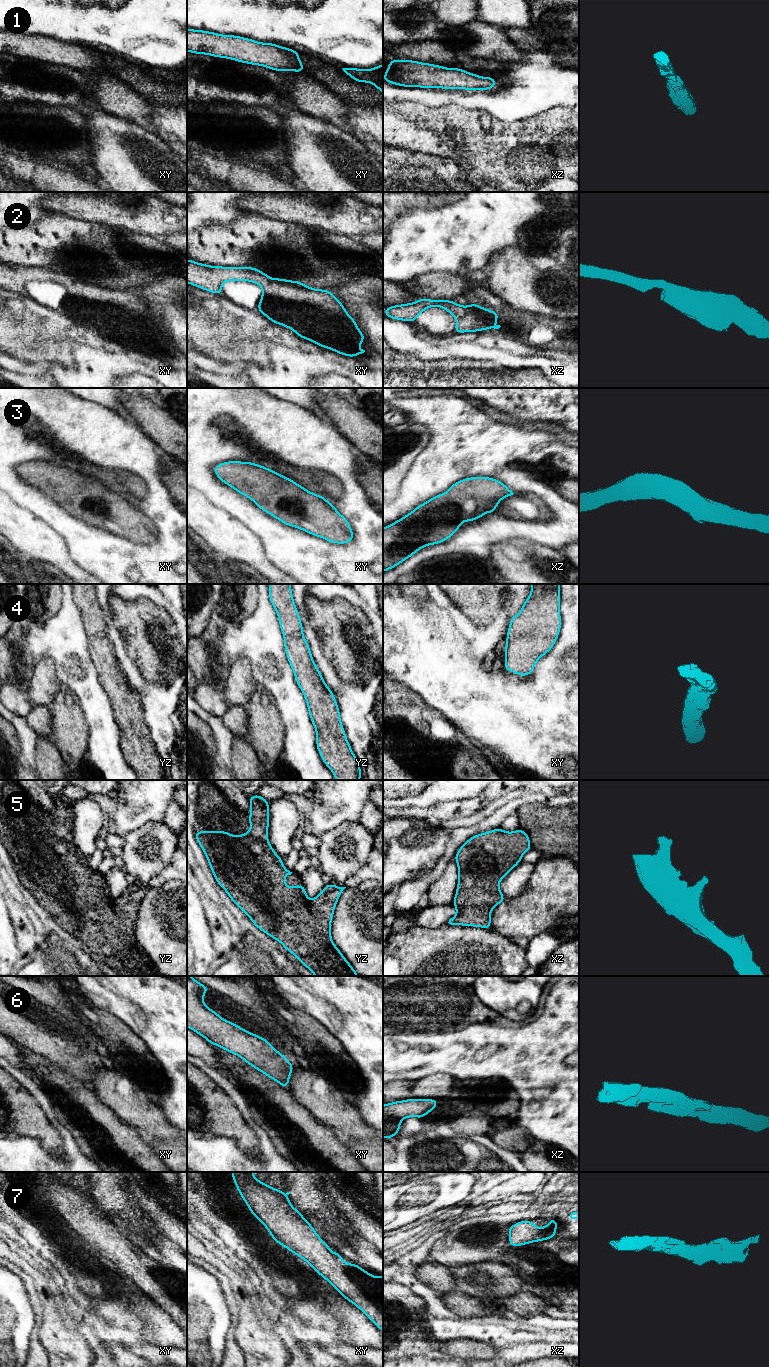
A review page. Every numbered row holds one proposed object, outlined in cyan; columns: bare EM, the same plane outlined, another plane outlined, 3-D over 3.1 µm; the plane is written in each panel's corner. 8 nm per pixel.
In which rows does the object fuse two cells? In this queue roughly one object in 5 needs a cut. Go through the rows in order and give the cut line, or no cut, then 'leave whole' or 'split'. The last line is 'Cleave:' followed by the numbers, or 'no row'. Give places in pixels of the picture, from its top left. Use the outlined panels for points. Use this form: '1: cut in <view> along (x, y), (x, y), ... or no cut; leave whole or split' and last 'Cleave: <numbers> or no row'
1: no cut; leave whole
2: no cut; leave whole
3: no cut; leave whole
4: no cut; leave whole
5: no cut; leave whole
6: no cut; leave whole
7: no cut; leave whole
Cleave: no row

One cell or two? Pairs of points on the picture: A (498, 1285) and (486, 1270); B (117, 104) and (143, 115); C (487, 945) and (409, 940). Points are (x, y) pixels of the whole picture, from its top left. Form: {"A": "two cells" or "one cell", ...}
{"A": "one cell", "B": "one cell", "C": "one cell"}

